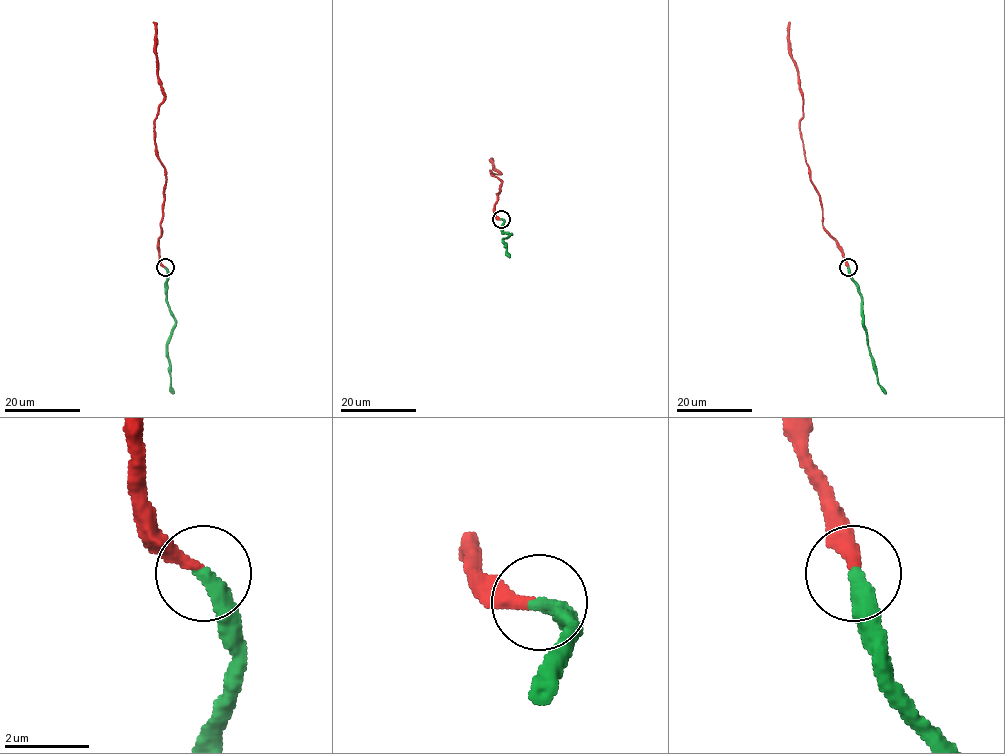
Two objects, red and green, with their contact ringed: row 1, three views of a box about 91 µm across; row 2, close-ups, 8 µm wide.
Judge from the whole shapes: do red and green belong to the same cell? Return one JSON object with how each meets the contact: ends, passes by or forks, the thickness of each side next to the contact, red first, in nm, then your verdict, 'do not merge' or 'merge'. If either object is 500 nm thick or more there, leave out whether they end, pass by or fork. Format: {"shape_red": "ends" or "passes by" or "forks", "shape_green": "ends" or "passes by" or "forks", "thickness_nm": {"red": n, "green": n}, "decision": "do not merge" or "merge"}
{"shape_red": "ends", "shape_green": "ends", "thickness_nm": {"red": 300, "green": 400}, "decision": "merge"}

